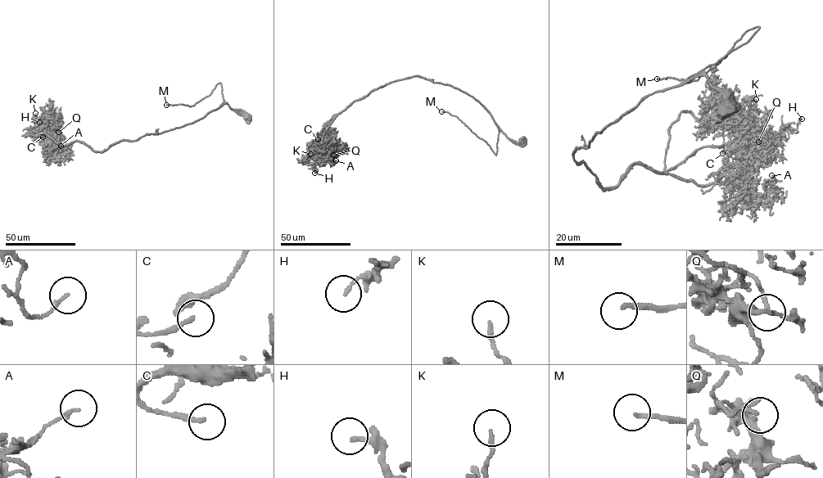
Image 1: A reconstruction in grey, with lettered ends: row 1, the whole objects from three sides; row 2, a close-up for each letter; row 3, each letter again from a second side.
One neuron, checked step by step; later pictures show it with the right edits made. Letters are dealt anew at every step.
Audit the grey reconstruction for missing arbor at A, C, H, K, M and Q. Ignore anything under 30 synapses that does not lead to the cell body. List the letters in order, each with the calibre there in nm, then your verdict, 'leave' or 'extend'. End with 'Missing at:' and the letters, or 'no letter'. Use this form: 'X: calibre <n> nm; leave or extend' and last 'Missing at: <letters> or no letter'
A: calibre 150 nm; leave
C: calibre 180 nm; extend
H: calibre 160 nm; leave
K: calibre 140 nm; leave
M: calibre 160 nm; extend
Q: calibre 150 nm; leave
Missing at: C, M

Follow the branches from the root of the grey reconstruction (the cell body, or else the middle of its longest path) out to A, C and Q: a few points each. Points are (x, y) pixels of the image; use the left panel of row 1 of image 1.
A: (247, 117), (224, 103), (192, 123), (119, 141), (101, 151), (72, 142), (42, 151), (52, 158), (61, 146)
C: (247, 117), (224, 103), (192, 123), (99, 151), (42, 137)
Q: (247, 117), (224, 103), (192, 123), (119, 141), (99, 151), (79, 142), (58, 144), (42, 132), (58, 132)

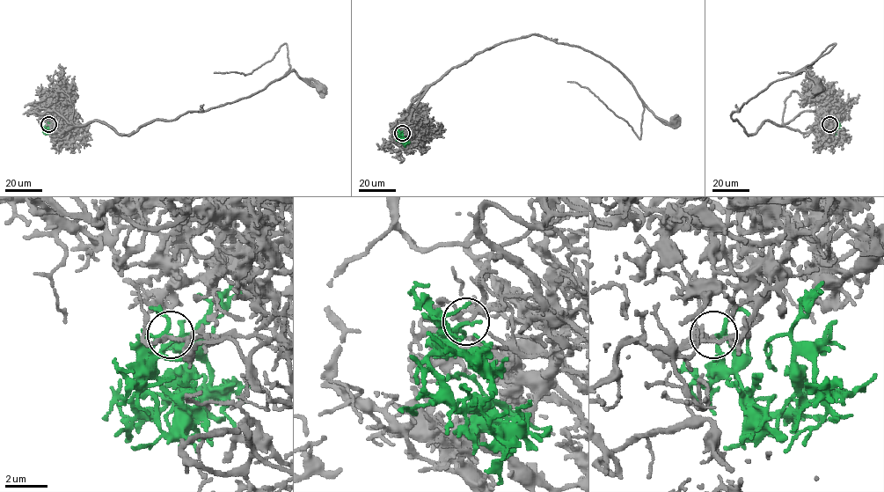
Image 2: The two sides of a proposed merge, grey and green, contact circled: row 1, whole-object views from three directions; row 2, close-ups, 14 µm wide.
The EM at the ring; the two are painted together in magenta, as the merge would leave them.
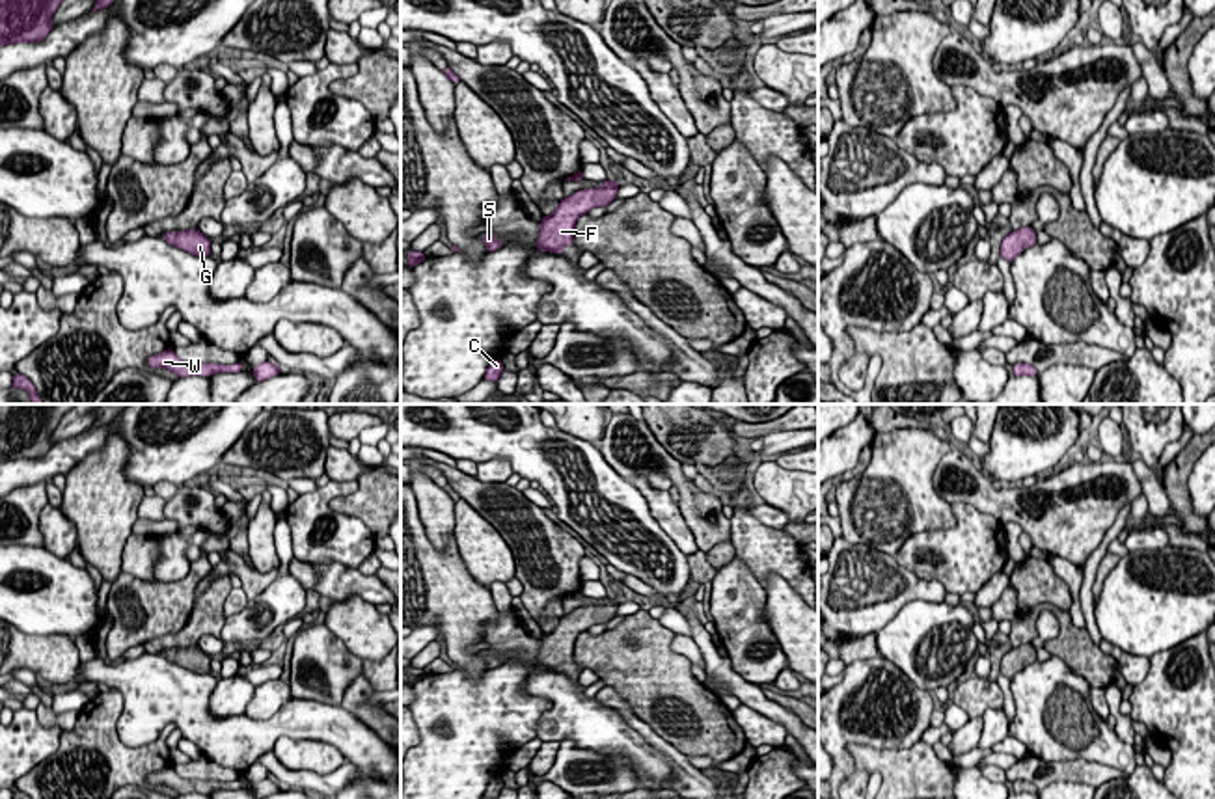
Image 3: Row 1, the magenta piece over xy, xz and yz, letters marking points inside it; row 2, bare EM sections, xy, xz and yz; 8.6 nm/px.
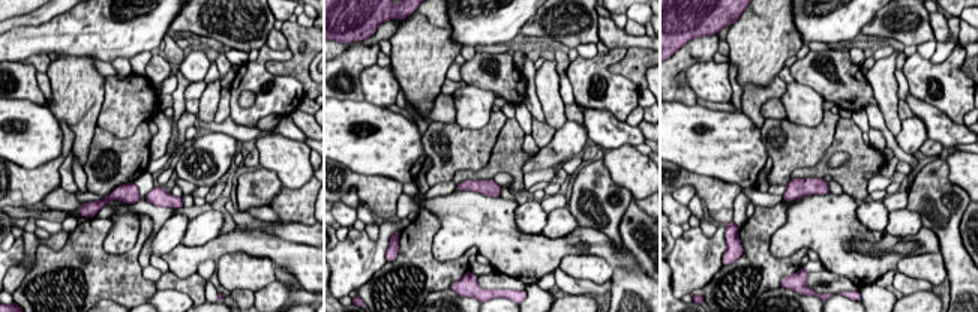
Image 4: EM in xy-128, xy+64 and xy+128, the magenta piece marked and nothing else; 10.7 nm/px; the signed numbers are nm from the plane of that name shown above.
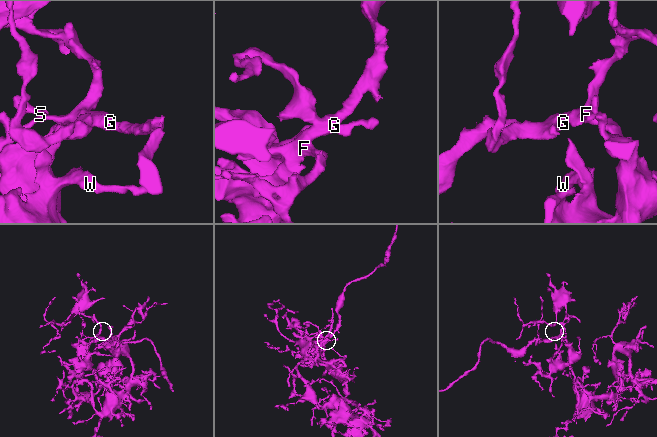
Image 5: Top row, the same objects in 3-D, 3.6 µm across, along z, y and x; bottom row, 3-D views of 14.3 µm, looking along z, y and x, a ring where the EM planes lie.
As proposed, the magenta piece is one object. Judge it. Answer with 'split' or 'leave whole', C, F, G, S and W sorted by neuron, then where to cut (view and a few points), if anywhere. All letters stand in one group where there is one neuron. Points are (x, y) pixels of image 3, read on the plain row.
leave whole | C F G S W | no cut

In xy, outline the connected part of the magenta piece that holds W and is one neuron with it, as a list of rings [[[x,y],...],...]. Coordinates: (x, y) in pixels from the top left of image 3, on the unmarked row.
[[[170,764],[166,769],[151,773],[147,777],[147,782],[153,786],[168,786],[175,790],[179,795],[184,793],[211,793],[214,790],[239,790],[244,786],[242,780],[233,780],[233,782],[218,782],[218,780],[186,780],[181,779],[173,764]]]

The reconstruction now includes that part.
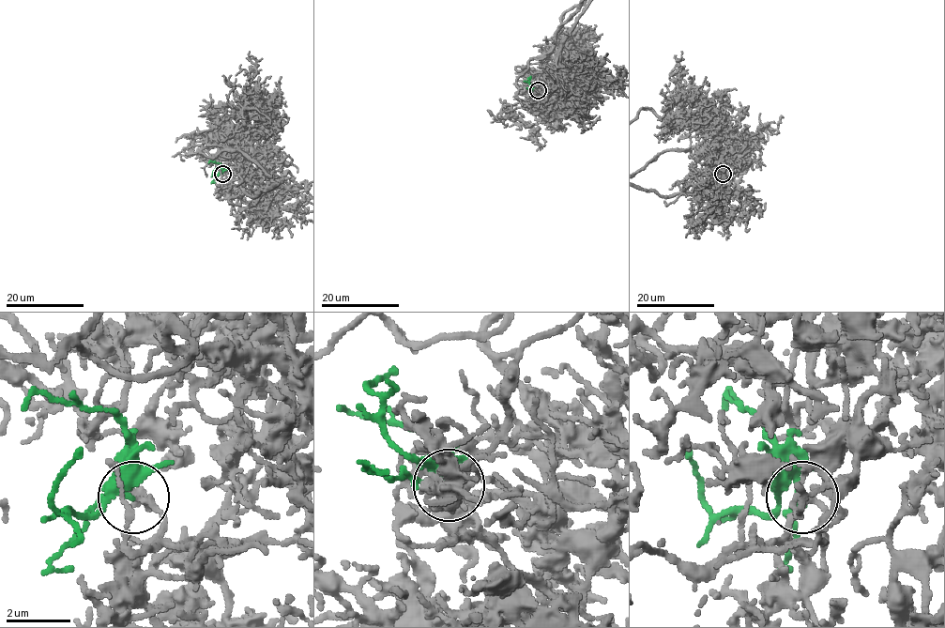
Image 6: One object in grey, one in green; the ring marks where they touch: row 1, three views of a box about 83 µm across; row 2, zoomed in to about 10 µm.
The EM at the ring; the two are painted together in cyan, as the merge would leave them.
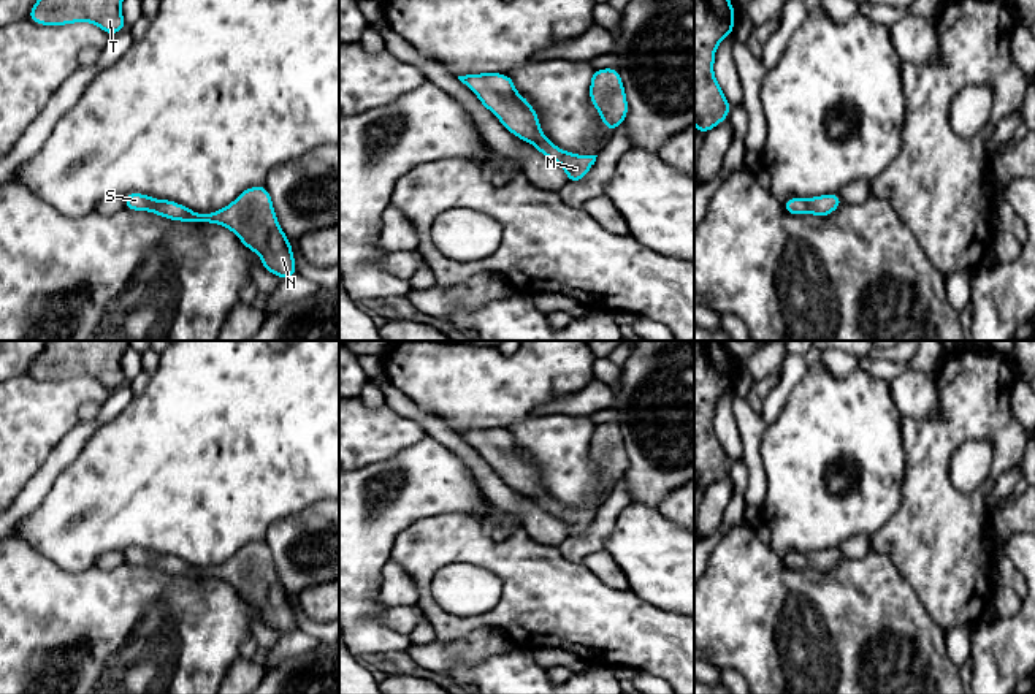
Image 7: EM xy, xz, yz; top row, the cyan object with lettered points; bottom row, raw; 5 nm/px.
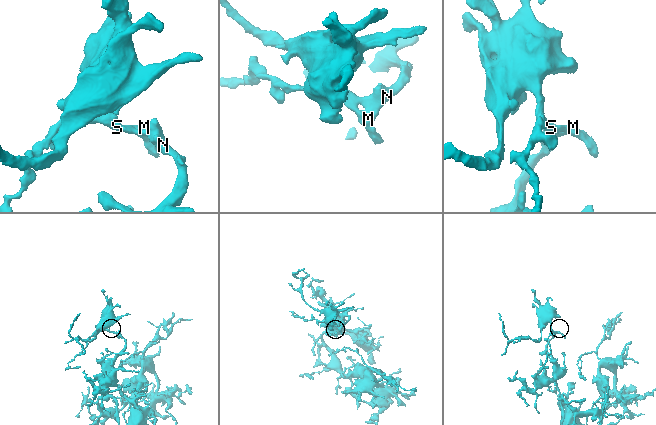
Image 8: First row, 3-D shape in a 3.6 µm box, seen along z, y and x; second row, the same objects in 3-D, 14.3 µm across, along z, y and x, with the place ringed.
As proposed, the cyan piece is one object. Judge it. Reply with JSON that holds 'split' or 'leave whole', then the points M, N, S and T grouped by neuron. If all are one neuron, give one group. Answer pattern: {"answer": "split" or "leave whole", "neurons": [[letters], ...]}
{"answer": "leave whole", "neurons": [["M", "N", "S", "T"]]}

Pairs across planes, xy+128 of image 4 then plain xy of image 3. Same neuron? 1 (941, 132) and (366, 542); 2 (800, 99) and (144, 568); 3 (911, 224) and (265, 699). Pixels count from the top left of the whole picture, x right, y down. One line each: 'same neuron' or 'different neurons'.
1: different neurons
2: different neurons
3: same neuron

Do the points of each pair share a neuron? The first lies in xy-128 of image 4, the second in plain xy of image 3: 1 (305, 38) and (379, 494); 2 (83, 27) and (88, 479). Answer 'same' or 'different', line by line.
1: same
2: different

